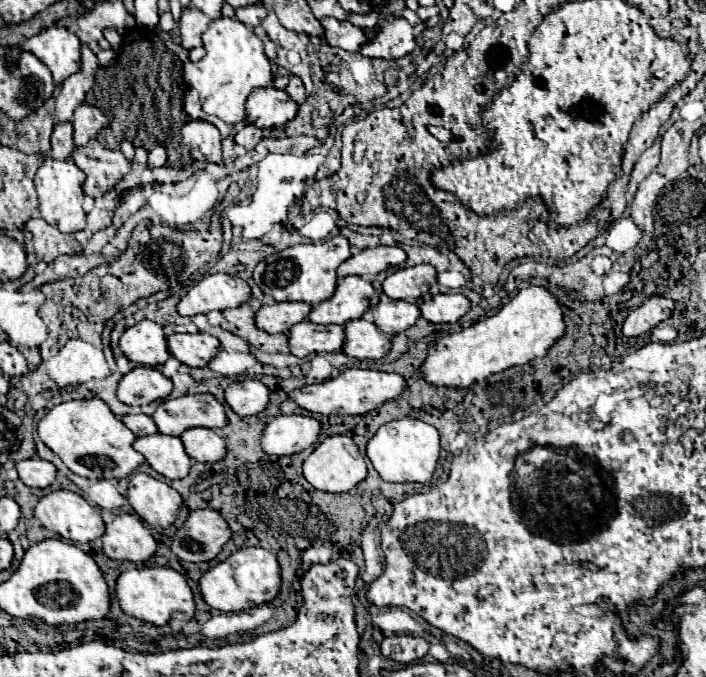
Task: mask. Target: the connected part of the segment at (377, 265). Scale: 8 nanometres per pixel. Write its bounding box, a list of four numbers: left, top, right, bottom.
[338,246,406,276]

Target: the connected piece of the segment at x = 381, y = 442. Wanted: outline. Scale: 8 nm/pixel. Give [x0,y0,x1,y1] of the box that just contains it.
[366,418,440,482]

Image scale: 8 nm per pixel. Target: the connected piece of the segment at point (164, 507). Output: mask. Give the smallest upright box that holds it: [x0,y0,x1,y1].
[126,472,184,528]

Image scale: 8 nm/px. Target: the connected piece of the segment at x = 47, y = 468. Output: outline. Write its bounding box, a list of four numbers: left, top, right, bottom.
[16,458,56,488]

